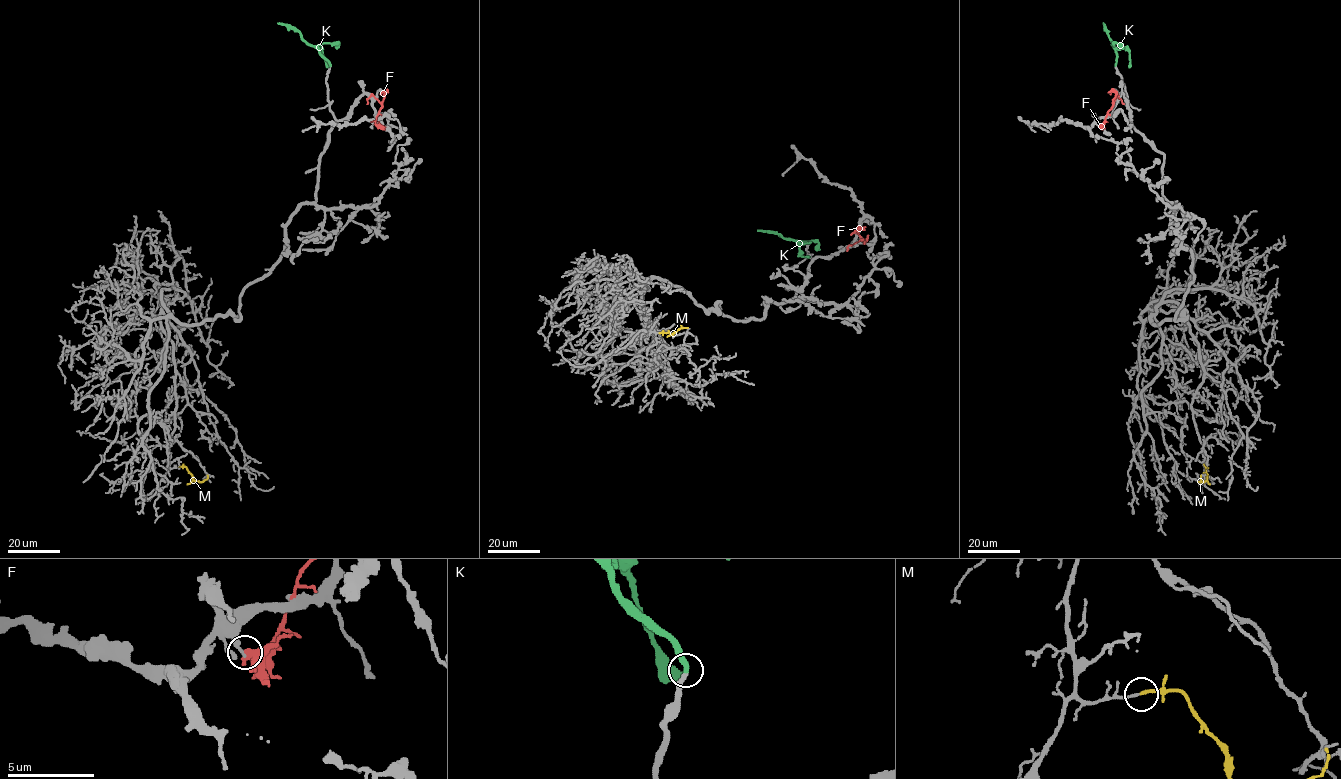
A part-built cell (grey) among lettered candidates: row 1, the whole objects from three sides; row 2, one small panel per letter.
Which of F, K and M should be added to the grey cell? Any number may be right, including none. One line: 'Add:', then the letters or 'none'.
Add: K, M

